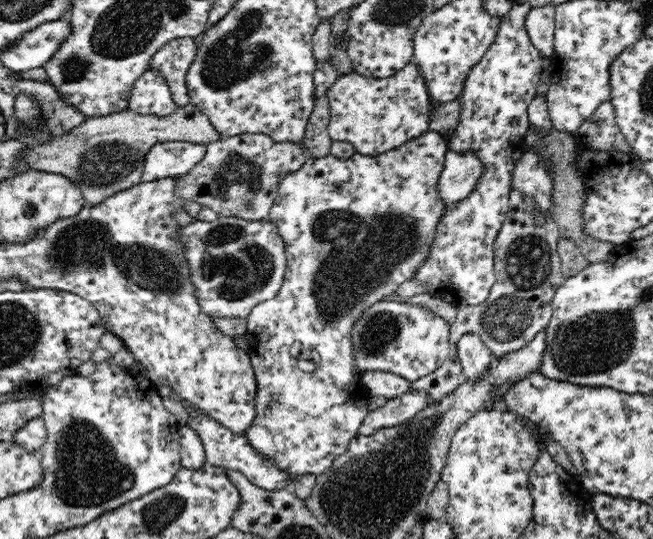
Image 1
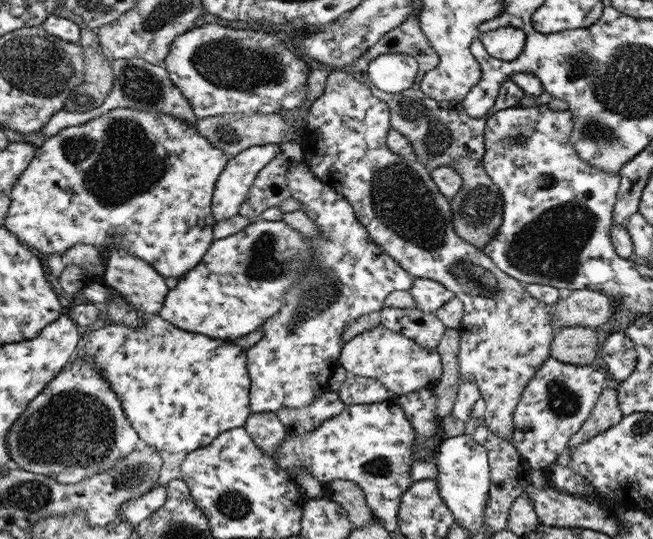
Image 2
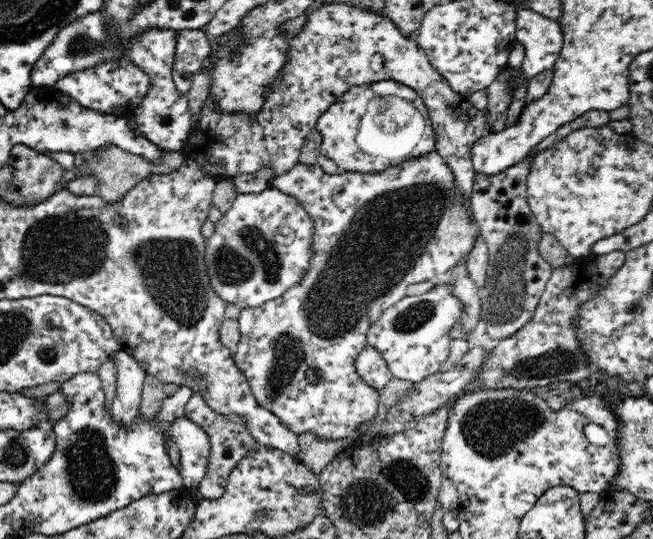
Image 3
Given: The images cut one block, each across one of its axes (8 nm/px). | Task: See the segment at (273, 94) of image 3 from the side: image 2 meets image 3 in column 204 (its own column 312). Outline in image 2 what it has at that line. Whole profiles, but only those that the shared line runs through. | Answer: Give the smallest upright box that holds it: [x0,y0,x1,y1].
[301,70,556,445]

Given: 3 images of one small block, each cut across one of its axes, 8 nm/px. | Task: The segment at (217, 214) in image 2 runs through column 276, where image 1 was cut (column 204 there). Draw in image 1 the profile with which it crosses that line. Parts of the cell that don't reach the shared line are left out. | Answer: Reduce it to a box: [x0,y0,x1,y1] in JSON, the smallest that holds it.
[142,141,205,182]

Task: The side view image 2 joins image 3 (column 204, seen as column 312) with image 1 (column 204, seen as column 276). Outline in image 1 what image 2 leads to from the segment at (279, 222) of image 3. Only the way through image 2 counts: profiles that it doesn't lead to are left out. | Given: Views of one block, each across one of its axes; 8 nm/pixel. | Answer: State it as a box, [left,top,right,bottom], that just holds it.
[178,216,286,319]

